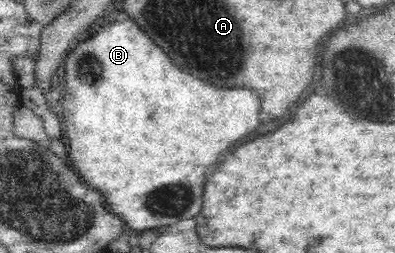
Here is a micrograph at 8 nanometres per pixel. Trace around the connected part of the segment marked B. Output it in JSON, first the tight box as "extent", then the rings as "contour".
{"extent":[61,20,260,231],"contour":[[[134,20],[112,21],[99,32],[75,41],[64,57],[61,72],[61,85],[66,92],[62,107],[69,159],[82,179],[98,189],[112,211],[136,231],[162,225],[172,230],[182,219],[196,217],[202,211],[206,167],[216,161],[228,143],[234,145],[260,125],[260,99],[254,91],[240,87],[220,89],[176,71],[166,53],[150,41]]]}

